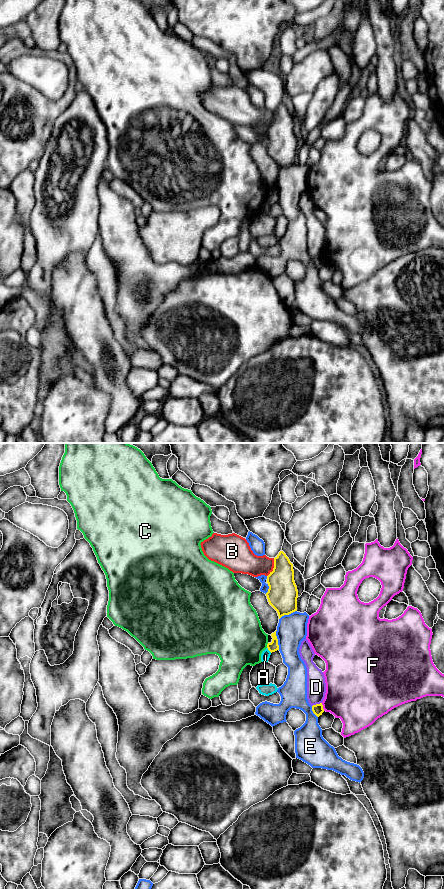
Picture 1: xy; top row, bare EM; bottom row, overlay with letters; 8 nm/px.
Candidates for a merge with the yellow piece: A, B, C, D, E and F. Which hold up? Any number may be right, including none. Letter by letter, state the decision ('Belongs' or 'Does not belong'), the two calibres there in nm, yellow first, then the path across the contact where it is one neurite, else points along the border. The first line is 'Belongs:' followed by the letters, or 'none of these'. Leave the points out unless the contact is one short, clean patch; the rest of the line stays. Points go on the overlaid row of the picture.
Belongs: none of these
A: Does not belong. Thickness 80 nm (yellow) against 70 nm. Boundary: xy (267, 647), (271, 652)
B: Does not belong. Thickness 240 nm (yellow) against 200 nm. Boundary: xy (274, 558), (273, 570), (267, 576)
C: Does not belong. Thickness 80 nm (yellow) against 420 nm
D: Does not belong. Thickness 90 nm (yellow) against 160 nm
E: Does not belong. Thickness 80 nm (yellow) against 240 nm
F: Does not belong. Thickness 90 nm (yellow) against 400 nm

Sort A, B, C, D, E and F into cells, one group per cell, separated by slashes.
A / B / C / D / E / F

